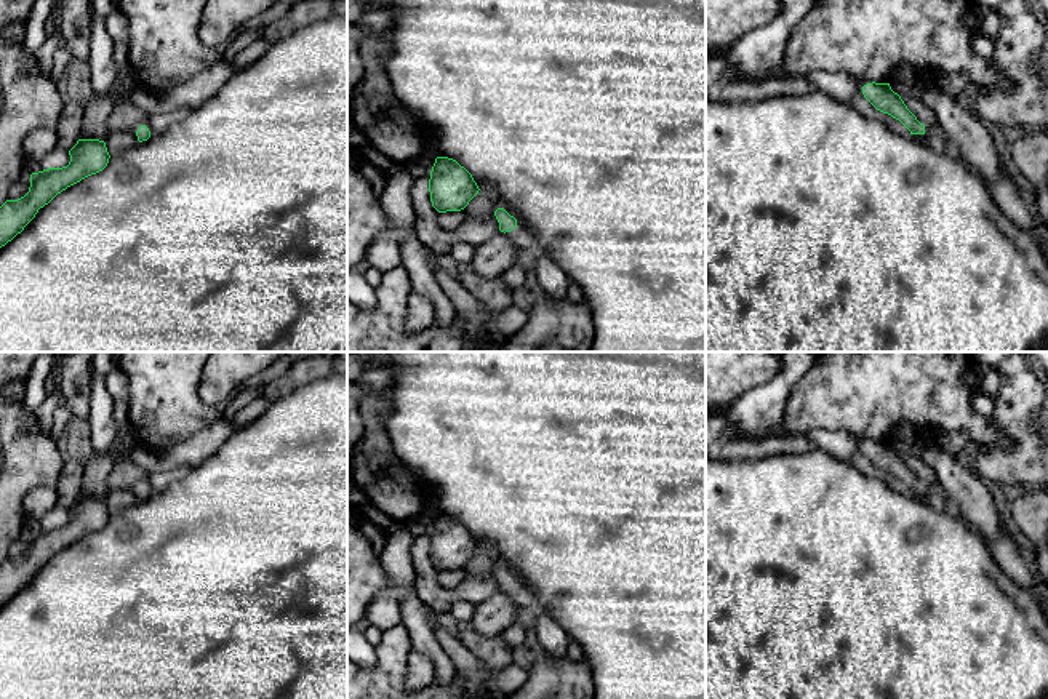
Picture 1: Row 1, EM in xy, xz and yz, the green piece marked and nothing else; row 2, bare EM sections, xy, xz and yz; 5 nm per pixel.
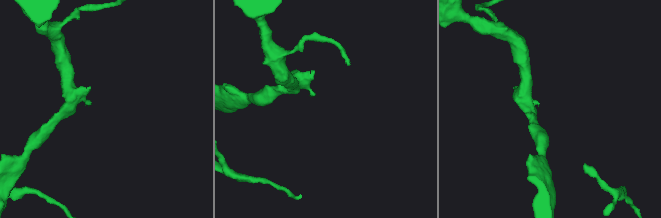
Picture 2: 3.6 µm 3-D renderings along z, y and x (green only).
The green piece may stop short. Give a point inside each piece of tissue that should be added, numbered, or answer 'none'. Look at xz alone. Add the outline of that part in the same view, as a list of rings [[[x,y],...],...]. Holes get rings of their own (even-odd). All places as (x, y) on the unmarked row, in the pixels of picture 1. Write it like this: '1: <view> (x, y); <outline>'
1: xz (528, 602); [[[494,558],[493,576],[496,579],[498,589],[499,589],[499,581],[494,574],[494,569],[498,566],[504,566],[510,574],[514,574],[517,577],[517,585],[506,592],[522,606],[523,611],[530,611],[533,614],[539,613],[541,603],[539,603],[538,597],[522,582],[522,579],[506,563]]]

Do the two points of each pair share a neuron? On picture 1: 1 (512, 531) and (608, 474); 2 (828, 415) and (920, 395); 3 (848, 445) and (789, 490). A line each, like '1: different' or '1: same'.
1: same
2: same
3: different

